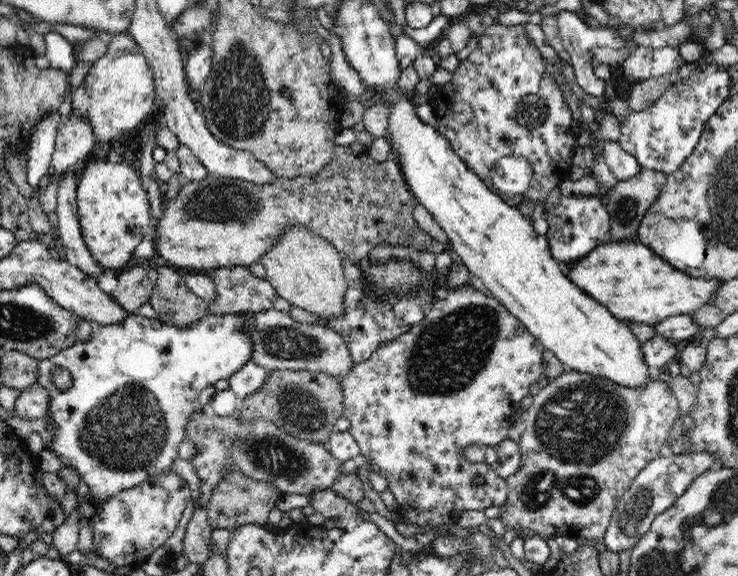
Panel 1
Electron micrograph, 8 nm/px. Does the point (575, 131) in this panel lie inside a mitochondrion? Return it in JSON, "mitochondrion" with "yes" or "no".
{"mitochondrion":"no"}

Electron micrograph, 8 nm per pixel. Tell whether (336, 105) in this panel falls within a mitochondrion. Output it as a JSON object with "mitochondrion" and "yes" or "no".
{"mitochondrion":"no"}

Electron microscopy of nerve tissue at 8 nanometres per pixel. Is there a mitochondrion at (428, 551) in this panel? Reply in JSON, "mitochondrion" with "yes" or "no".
{"mitochondrion":"no"}

